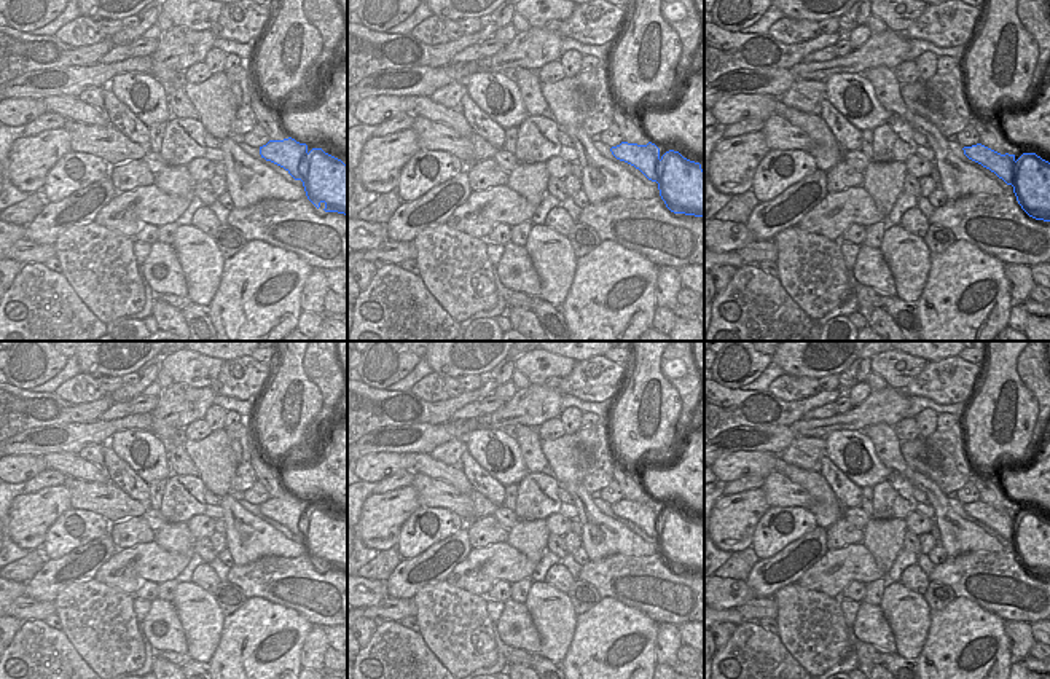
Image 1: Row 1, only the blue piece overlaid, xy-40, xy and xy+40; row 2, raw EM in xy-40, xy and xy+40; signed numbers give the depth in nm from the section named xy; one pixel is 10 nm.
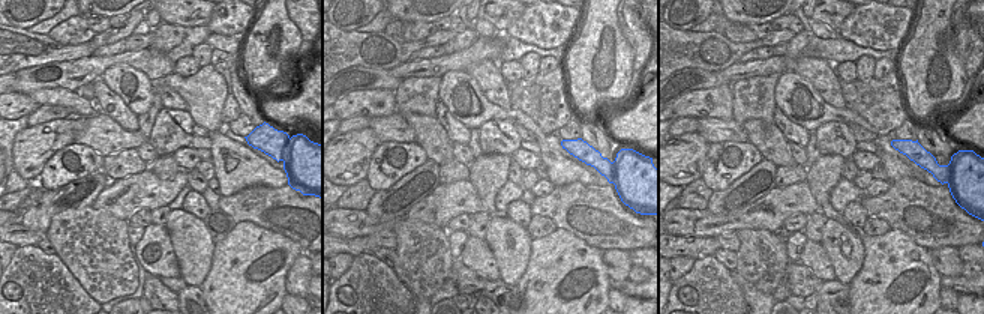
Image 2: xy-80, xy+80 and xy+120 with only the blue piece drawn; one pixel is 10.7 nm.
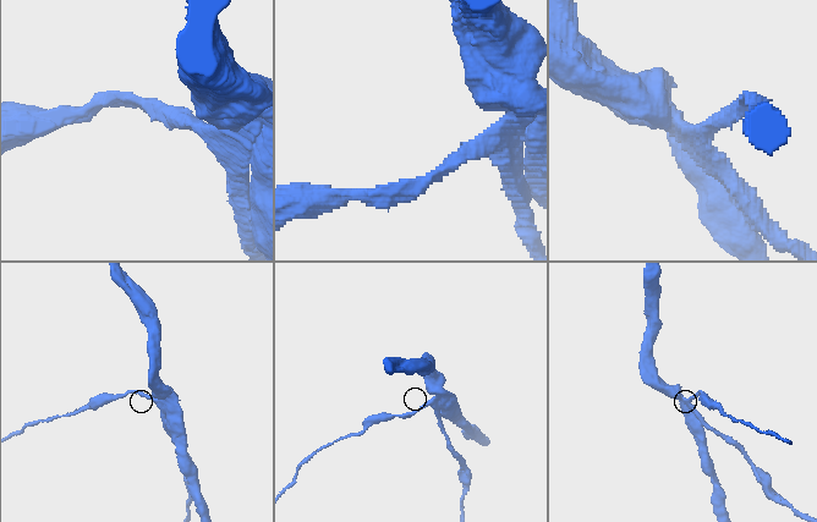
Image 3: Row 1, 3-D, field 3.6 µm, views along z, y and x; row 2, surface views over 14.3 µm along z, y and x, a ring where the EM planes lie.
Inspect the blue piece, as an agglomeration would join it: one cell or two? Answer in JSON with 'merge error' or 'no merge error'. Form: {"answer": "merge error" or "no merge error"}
{"answer": "merge error"}

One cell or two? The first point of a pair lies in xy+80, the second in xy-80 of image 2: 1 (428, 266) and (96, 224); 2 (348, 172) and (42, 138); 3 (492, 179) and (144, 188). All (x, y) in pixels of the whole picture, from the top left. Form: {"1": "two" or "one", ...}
{"1": "one", "2": "one", "3": "two"}

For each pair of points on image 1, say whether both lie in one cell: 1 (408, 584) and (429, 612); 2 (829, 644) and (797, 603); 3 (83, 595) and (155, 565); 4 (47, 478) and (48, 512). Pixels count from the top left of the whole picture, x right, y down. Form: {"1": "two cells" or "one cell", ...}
{"1": "two cells", "2": "one cell", "3": "two cells", "4": "two cells"}

